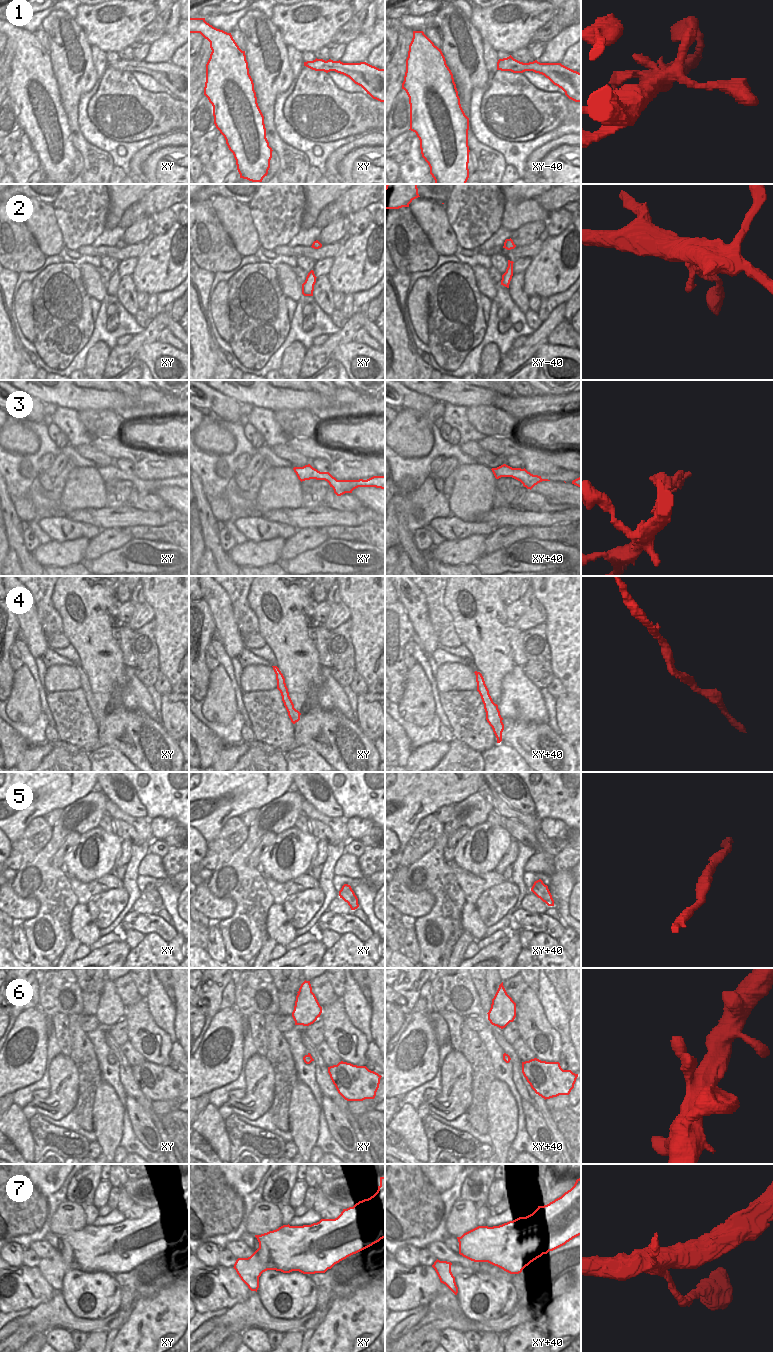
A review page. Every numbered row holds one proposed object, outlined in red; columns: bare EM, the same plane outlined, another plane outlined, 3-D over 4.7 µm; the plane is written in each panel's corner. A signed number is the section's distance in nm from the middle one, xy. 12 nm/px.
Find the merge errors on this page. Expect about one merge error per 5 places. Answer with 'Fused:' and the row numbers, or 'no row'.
Fused: no row

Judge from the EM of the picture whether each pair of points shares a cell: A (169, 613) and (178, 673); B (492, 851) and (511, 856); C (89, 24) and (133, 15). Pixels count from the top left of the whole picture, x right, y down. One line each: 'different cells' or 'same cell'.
A: same cell
B: different cells
C: same cell

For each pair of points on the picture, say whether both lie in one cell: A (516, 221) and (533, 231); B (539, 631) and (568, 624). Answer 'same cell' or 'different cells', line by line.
A: different cells
B: different cells

